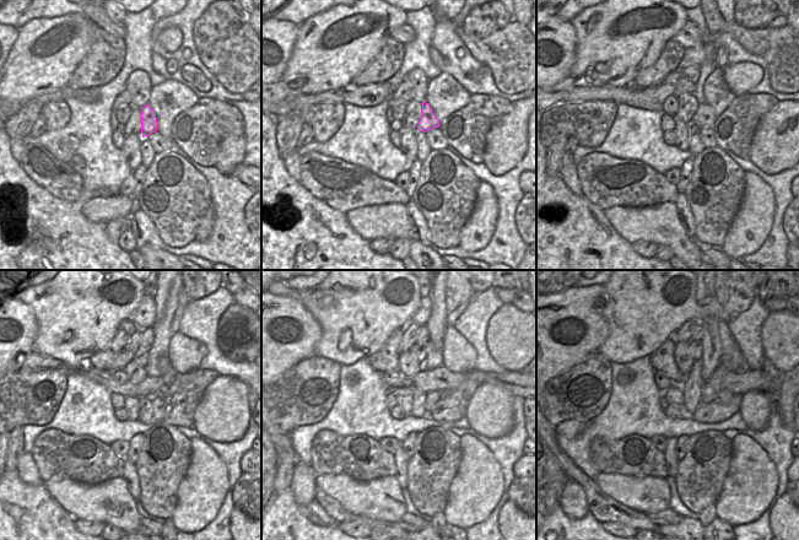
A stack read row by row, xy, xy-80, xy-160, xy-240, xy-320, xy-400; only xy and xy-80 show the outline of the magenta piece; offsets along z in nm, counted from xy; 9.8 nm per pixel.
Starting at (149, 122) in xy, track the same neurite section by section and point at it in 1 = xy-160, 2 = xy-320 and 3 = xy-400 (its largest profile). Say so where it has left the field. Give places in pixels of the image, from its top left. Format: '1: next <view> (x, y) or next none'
1: next xy-160 (705, 117)
2: next xy-320 (443, 393)
3: next xy-400 (724, 397)

